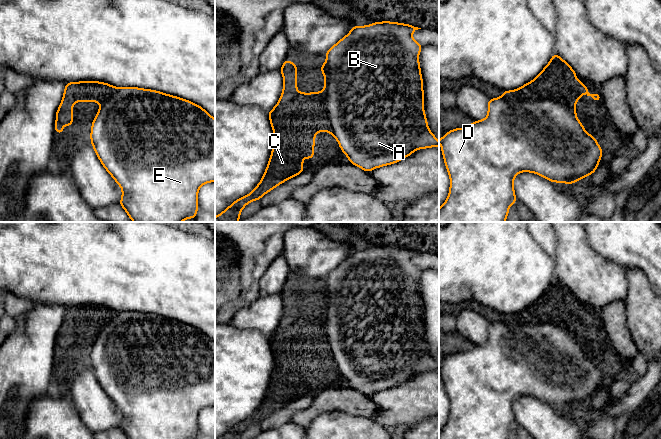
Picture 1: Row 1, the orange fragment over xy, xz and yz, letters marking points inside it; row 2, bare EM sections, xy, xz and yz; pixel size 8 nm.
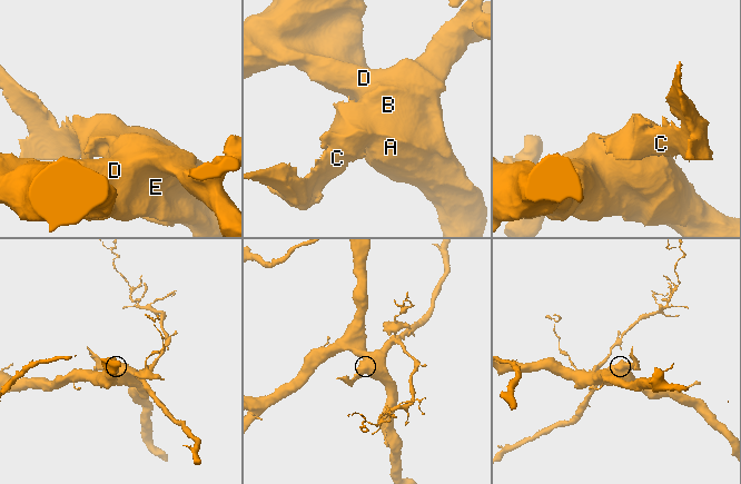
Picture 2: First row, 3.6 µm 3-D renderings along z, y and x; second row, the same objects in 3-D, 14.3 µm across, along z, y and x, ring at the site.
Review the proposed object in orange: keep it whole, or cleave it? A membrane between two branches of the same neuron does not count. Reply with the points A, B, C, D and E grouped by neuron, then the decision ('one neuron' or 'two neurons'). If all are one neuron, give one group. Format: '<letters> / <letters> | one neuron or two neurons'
A B D E / C | two neurons

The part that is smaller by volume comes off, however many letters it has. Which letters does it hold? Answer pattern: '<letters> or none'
C

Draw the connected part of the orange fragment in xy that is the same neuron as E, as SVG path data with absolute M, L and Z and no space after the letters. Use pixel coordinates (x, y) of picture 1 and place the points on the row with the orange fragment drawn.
M136 87L119 88L108 104L101 108L91 126L91 144L100 162L122 188L119 204L133 222L182 222L187 218L194 220L198 210L198 190L206 183L215 181L215 119L202 107L182 98L156 90Z

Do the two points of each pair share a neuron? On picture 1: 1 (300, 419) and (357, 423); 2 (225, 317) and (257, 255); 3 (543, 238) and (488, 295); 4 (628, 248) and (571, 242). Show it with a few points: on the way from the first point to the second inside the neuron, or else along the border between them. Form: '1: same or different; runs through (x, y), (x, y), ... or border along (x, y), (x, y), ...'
1: different; border along (335, 411), (321, 413), (304, 428)
2: same; runs through (239, 302), (250, 291), (251, 270)
3: different; border along (528, 232), (542, 249), (554, 259)
4: different; border along (586, 232), (588, 243), (608, 259)

